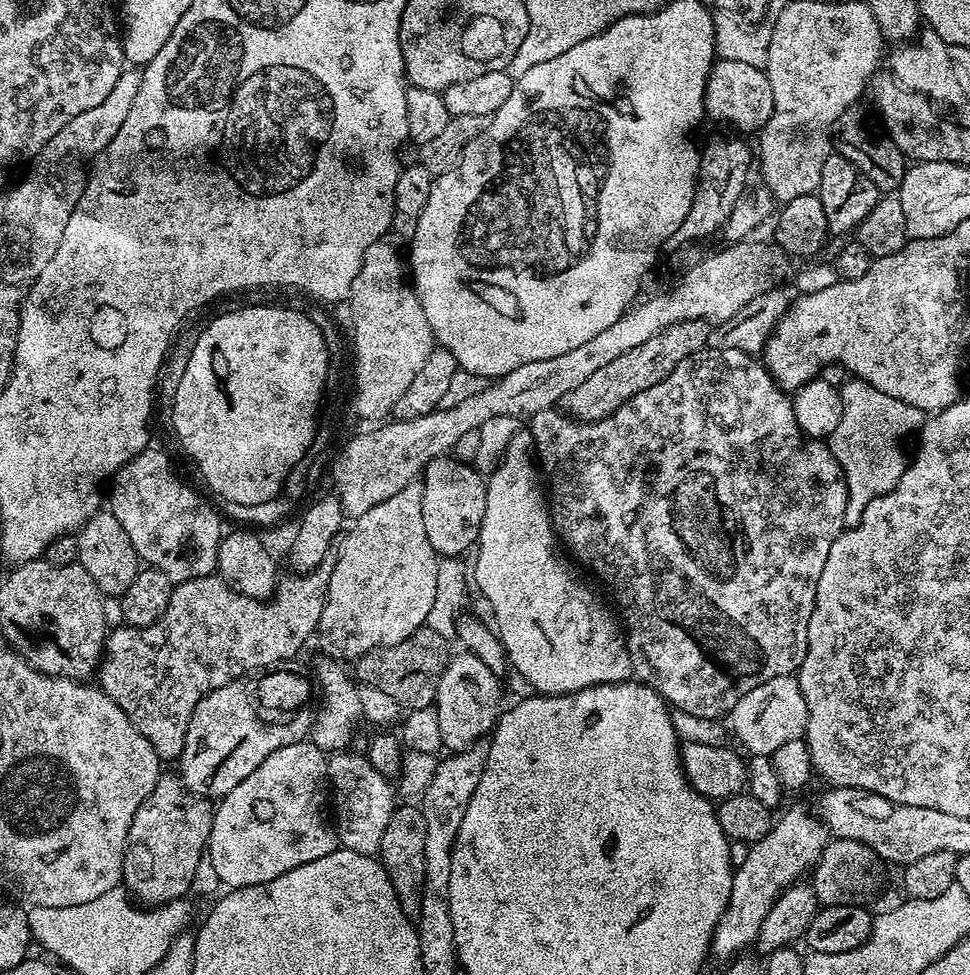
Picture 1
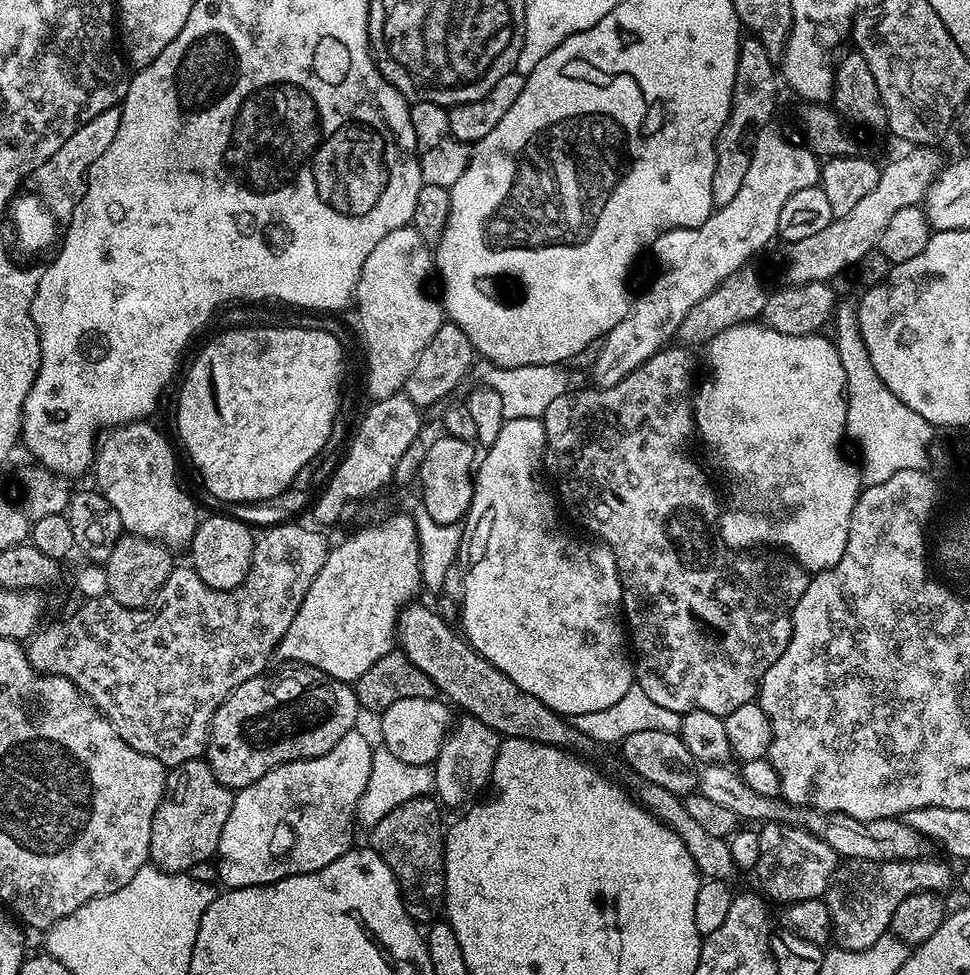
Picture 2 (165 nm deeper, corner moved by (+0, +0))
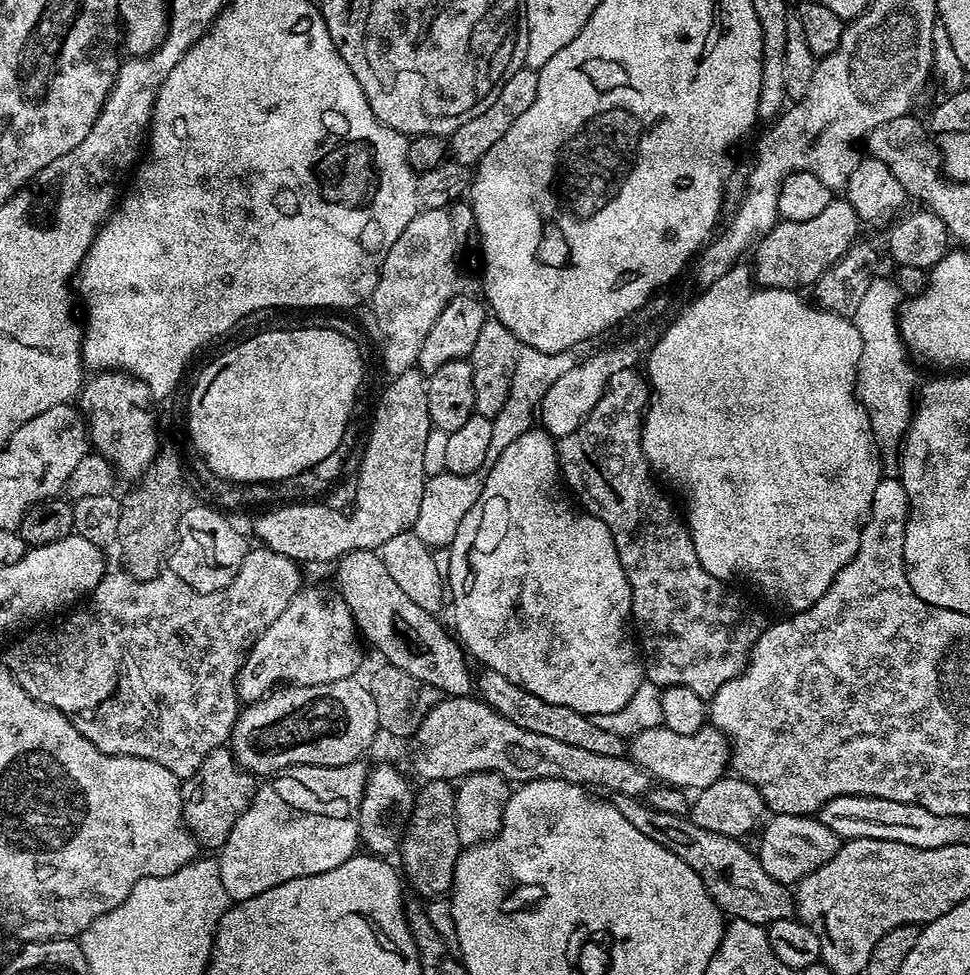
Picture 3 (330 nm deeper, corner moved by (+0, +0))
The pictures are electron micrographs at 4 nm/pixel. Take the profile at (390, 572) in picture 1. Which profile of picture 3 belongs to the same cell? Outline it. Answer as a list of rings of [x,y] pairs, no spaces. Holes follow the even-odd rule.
[[[301,587],[290,606],[282,610],[282,615],[248,651],[236,675],[237,697],[245,705],[250,705],[283,684],[325,684],[355,677],[360,668],[359,643],[356,619],[335,587]]]

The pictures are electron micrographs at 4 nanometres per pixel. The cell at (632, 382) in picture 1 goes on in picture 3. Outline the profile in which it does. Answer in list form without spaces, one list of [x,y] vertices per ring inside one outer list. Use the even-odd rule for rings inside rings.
[[[833,198],[830,206],[822,210],[814,218],[807,222],[790,222],[789,220],[778,222],[771,230],[761,236],[755,245],[756,257],[750,260],[750,267],[754,273],[754,280],[761,288],[791,288],[804,290],[804,287],[815,285],[817,278],[827,270],[834,262],[838,262],[848,253],[849,248],[857,243],[862,221],[860,215],[850,206],[850,202],[843,198]]]

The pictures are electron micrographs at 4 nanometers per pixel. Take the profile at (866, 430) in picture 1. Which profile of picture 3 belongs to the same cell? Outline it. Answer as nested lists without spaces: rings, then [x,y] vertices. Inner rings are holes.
[[[874,278],[858,306],[854,323],[862,340],[862,358],[856,367],[856,396],[872,427],[872,439],[881,453],[895,457],[914,411],[916,372],[908,365],[910,353],[900,339],[898,309],[902,293],[895,279]]]

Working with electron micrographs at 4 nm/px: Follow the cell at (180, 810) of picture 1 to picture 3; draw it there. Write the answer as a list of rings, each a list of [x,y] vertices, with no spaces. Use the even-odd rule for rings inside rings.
[[[231,747],[210,750],[199,770],[183,781],[182,788],[187,793],[183,827],[187,828],[201,845],[209,844],[213,850],[223,848],[226,838],[230,838],[230,830],[234,830],[234,822],[238,822],[240,815],[250,806],[257,787],[257,777],[237,762]]]

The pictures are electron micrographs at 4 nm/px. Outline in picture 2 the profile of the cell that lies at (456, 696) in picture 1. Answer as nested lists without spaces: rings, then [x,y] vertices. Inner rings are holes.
[[[469,714],[461,715],[461,717],[461,720],[459,717],[455,721],[454,727],[449,731],[448,738],[444,741],[434,765],[434,792],[439,803],[445,809],[460,807],[460,809],[463,809],[465,805],[475,801],[481,795],[479,792],[483,788],[487,789],[489,787],[494,762],[502,739],[500,733],[495,732],[490,726],[486,726],[478,718]]]

